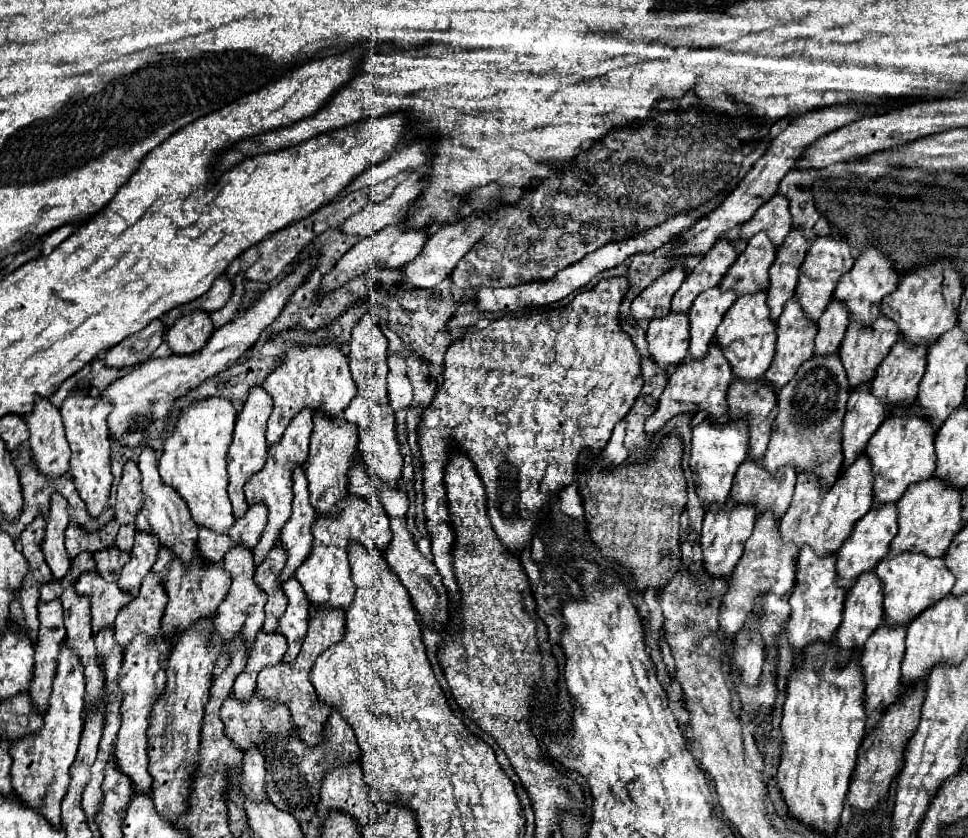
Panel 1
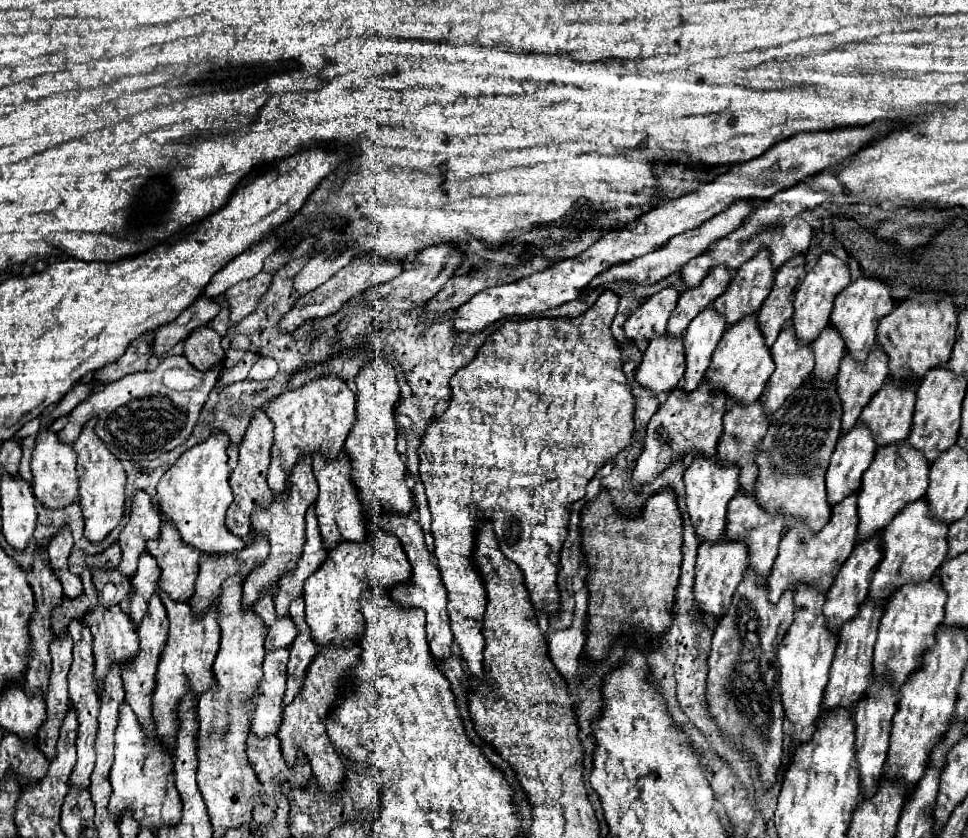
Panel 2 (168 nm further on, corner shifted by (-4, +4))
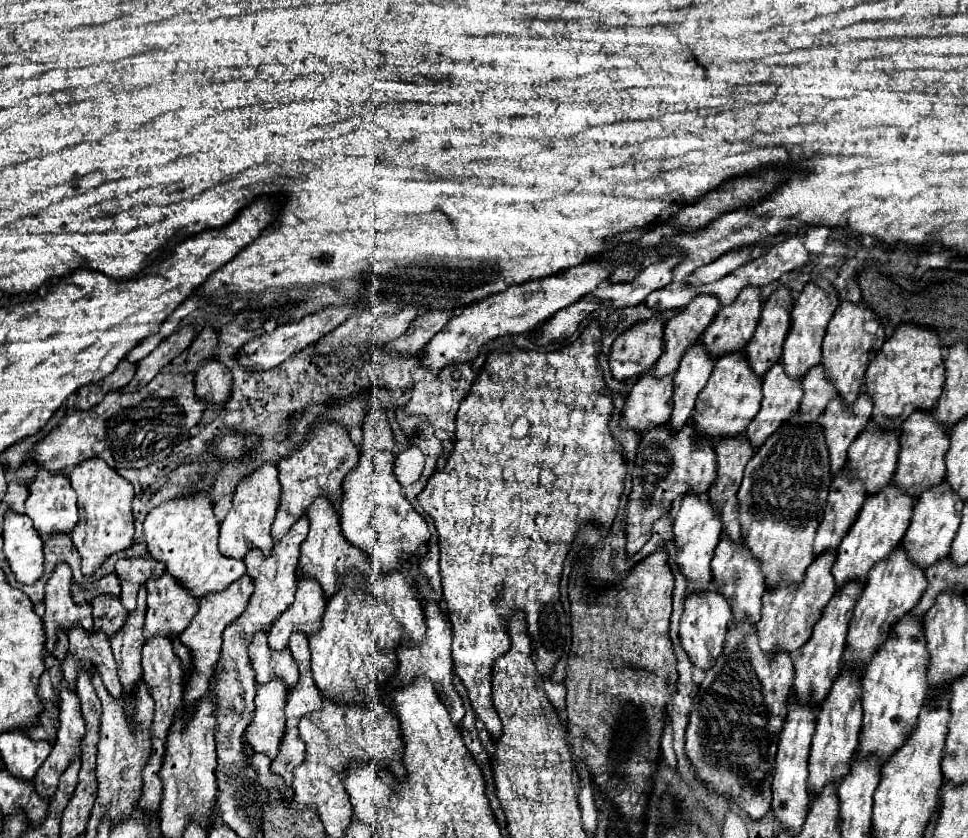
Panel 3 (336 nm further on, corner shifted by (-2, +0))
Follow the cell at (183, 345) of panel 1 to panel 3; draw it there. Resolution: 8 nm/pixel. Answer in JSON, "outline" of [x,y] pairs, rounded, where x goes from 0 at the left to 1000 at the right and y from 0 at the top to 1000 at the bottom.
{"outline":[[[212,431],[201,445],[201,474],[212,481],[230,483],[239,474],[239,443],[226,431]]]}

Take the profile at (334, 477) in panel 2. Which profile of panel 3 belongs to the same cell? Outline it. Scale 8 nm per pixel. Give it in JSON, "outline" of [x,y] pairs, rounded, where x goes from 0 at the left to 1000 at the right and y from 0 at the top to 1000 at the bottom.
{"outline":[[[325,595],[325,600],[319,605],[317,610],[319,617],[319,636],[317,643],[311,648],[311,665],[309,665],[309,674],[307,674],[307,686],[315,686],[325,691],[334,708],[336,715],[342,715],[342,710],[346,705],[350,705],[350,696],[354,696],[354,681],[371,681],[373,686],[379,686],[379,681],[385,681],[385,674],[381,672],[383,667],[367,655],[363,648],[358,648],[358,643],[352,638],[352,629],[350,629],[350,615],[346,610],[346,605],[338,598],[338,595]]]}

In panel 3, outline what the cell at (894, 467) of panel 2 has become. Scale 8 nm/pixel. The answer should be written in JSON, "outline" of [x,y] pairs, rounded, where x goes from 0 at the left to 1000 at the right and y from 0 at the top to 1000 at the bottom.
{"outline":[[[918,576],[912,586],[908,586],[906,591],[898,591],[894,595],[894,603],[885,617],[885,622],[881,624],[881,629],[877,631],[877,636],[871,641],[867,658],[865,658],[865,667],[861,672],[861,691],[865,698],[865,705],[871,703],[871,698],[883,693],[883,696],[894,696],[898,679],[916,667],[916,662],[920,662],[920,658],[925,658],[925,653],[929,653],[939,622],[941,622],[941,612],[943,612],[943,595],[935,588],[931,588],[923,576]]]}

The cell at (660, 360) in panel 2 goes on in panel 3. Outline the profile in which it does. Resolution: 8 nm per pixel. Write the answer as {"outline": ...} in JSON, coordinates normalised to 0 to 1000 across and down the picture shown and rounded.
{"outline":[[[673,443],[658,452],[654,459],[644,493],[642,493],[642,510],[644,512],[654,512],[658,517],[668,514],[670,510],[681,510],[687,507],[693,498],[695,488],[695,452],[685,450],[685,452],[675,452]]]}

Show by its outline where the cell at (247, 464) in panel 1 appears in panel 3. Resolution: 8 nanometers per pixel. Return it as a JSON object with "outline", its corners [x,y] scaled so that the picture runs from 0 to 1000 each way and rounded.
{"outline":[[[274,553],[270,560],[265,560],[261,567],[257,567],[251,576],[247,576],[241,603],[228,624],[228,636],[226,636],[226,658],[235,665],[241,667],[251,667],[255,658],[259,655],[270,655],[272,660],[280,660],[282,643],[278,638],[280,626],[284,622],[284,610],[288,607],[288,569],[286,569],[286,557],[280,553]]]}

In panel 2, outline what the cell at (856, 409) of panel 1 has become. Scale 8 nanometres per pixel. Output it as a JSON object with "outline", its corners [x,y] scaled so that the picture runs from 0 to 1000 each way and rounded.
{"outline":[[[889,502],[867,524],[852,569],[856,603],[871,598],[877,588],[889,581],[889,567],[898,557],[904,533],[906,529],[902,526],[902,517],[898,517]]]}

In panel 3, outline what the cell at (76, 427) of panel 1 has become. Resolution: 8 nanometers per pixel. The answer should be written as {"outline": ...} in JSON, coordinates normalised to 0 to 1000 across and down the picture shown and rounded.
{"outline":[[[92,548],[73,562],[73,581],[80,588],[82,624],[73,634],[77,655],[84,662],[84,681],[88,689],[98,686],[111,665],[129,658],[139,648],[139,617],[135,600],[139,595],[137,579],[117,562],[106,548]]]}

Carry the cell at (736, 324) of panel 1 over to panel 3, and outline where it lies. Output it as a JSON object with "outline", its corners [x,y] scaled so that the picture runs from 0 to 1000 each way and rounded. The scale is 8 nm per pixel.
{"outline":[[[768,421],[747,424],[743,431],[739,431],[737,447],[732,450],[728,464],[722,469],[716,493],[718,517],[722,521],[730,521],[732,526],[761,521],[763,517],[770,517],[776,500],[784,493],[784,483],[786,483],[786,452],[780,452],[780,445],[776,443],[770,424]]]}

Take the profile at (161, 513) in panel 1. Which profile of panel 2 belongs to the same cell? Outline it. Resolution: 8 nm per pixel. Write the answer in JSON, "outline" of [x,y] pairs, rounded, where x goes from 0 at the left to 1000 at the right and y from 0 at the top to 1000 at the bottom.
{"outline":[[[175,619],[166,622],[166,638],[160,646],[154,646],[152,658],[160,662],[166,677],[164,700],[170,703],[181,717],[193,717],[199,710],[199,698],[204,691],[204,672],[208,658],[191,650],[185,643],[183,629]]]}

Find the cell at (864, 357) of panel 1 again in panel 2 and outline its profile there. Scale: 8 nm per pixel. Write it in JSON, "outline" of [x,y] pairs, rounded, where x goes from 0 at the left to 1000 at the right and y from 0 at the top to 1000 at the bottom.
{"outline":[[[902,412],[902,419],[898,419],[894,433],[881,433],[877,424],[871,424],[865,445],[865,467],[871,481],[871,517],[885,505],[892,486],[910,464],[916,447],[918,426],[906,412]]]}

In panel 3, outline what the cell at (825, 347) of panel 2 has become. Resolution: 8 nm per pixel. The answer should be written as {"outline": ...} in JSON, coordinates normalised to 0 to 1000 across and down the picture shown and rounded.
{"outline":[[[850,436],[840,438],[827,455],[830,476],[827,476],[827,493],[830,505],[842,505],[846,495],[854,488],[854,481],[863,474],[863,462],[852,452]]]}

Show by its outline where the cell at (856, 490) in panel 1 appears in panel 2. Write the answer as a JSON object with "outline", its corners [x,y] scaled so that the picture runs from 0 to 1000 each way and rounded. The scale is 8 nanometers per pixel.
{"outline":[[[887,586],[877,588],[869,600],[861,603],[858,619],[848,634],[838,634],[830,619],[823,619],[821,626],[809,636],[805,648],[805,662],[799,672],[796,686],[792,689],[794,698],[794,715],[801,720],[811,703],[821,703],[821,698],[832,691],[844,703],[856,703],[863,686],[867,684],[873,667],[879,662],[883,648],[885,648],[885,629],[887,629],[887,615],[885,615],[885,591]]]}

